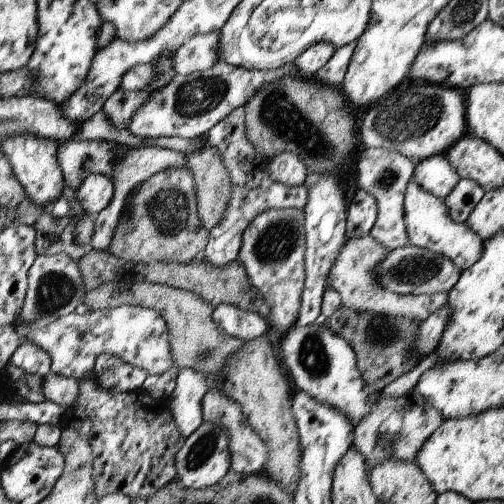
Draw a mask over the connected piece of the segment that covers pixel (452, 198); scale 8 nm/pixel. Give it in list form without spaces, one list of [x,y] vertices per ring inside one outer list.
[[[460,179],[453,192],[444,199],[450,217],[458,223],[466,223],[485,191],[472,180]]]

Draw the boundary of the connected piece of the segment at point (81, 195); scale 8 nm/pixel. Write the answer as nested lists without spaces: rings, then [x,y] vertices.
[[[91,173],[83,179],[75,194],[86,213],[98,216],[112,202],[114,185],[110,177]]]

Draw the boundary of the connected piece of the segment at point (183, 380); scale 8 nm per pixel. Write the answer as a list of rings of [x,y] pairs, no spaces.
[[[185,367],[178,368],[175,384],[168,404],[181,436],[188,439],[204,422],[202,402],[211,384],[203,373]]]

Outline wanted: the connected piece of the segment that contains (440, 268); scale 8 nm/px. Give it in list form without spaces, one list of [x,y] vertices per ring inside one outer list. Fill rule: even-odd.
[[[409,244],[405,248],[389,251],[377,269],[377,276],[379,284],[395,294],[434,295],[452,291],[460,279],[461,271],[443,255]]]

